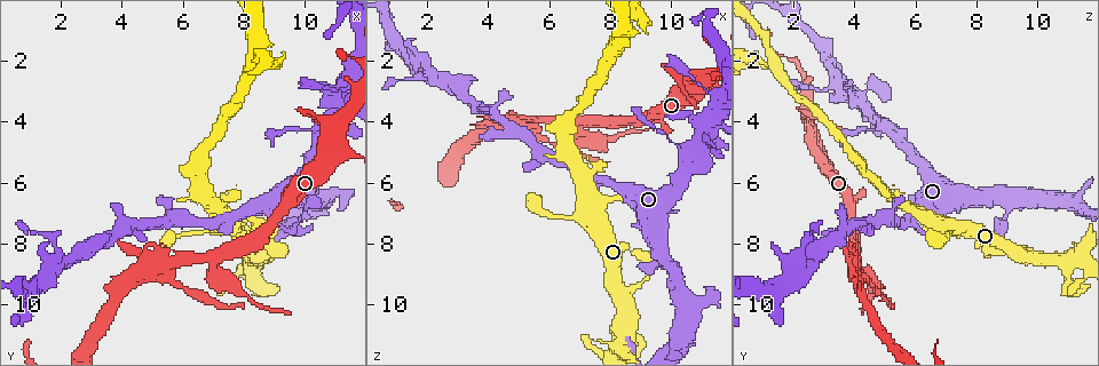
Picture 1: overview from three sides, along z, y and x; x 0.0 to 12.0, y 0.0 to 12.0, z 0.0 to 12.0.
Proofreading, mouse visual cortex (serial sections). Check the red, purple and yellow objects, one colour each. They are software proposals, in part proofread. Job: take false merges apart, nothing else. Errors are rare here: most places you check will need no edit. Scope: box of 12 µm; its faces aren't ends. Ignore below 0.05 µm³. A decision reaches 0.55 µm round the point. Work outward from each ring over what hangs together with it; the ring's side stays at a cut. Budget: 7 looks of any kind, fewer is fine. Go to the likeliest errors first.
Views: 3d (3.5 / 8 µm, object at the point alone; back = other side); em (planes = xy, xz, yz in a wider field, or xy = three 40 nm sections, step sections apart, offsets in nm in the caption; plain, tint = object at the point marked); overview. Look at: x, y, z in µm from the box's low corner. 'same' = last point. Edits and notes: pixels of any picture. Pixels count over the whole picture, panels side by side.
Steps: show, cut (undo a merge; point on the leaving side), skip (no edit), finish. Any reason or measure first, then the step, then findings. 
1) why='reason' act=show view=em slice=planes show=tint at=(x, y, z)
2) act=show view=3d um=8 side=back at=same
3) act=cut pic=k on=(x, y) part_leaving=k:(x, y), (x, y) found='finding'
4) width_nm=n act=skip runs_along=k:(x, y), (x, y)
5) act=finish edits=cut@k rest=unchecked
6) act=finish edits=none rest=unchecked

why='abrupt turn' act=show view=3d um=3.5 at=(7.2, 8.4, 4.0)

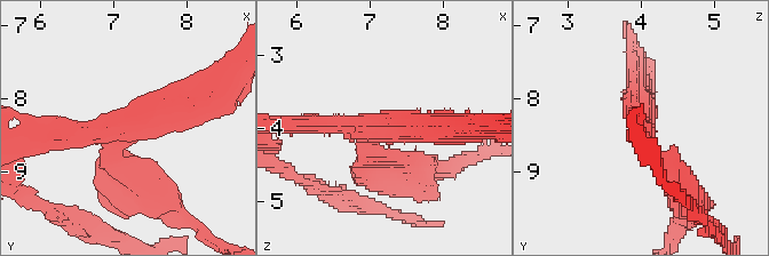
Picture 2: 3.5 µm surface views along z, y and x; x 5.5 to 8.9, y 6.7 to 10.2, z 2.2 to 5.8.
arms=3 arm_widths_nm=200,250,400 act=show view=em slice=planes show=tint at=(7.30, 8.40, 4.05)

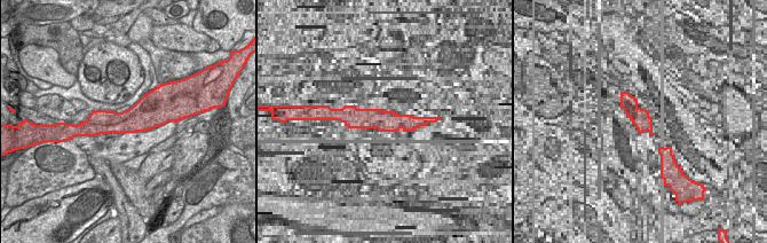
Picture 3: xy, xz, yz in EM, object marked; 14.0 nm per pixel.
act=skip found='continuous, no second cell'

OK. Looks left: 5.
why='sharp bend' act=show view=3d um=8 at=(10.5, 3.9, 2.3)

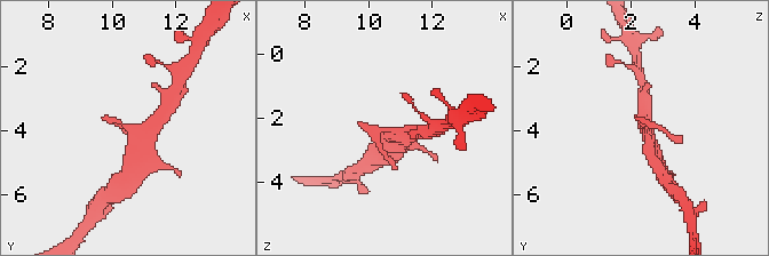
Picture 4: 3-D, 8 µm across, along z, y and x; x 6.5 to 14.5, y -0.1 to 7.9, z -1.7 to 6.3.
act=show view=3d um=3.5 at=(10.5, 3.8, 2.3)

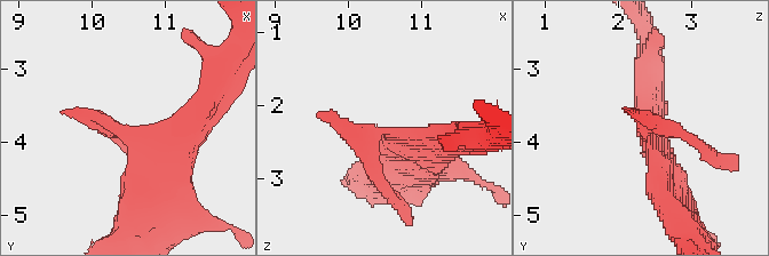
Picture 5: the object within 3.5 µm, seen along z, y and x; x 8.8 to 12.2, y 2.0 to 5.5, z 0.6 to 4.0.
act=skip runs_along=5:(433, 151), (369, 136), (383, 186) found='all the same cell'

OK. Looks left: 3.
why='small branch off a trunk' act=show view=3d um=3.5 side=back at=(11.2, 3.3, 4.2)

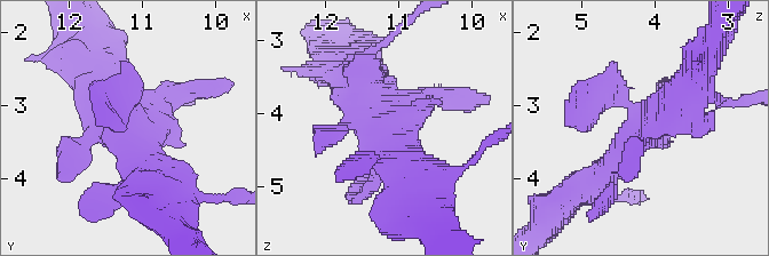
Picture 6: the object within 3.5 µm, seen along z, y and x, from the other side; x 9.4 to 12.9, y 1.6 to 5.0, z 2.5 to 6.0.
why='shape alone is not enough' act=show view=em slice=xy step=5 show=tint at=(11.20, 3.25, 4.15)

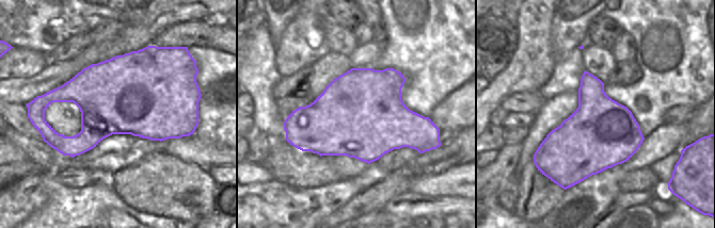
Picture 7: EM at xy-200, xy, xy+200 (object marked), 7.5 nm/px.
act=skip runs_along=6:(595, 180), (695, 81) found='continuous, no second cell'

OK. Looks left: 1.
act=finish edits=none rest=unchecked

